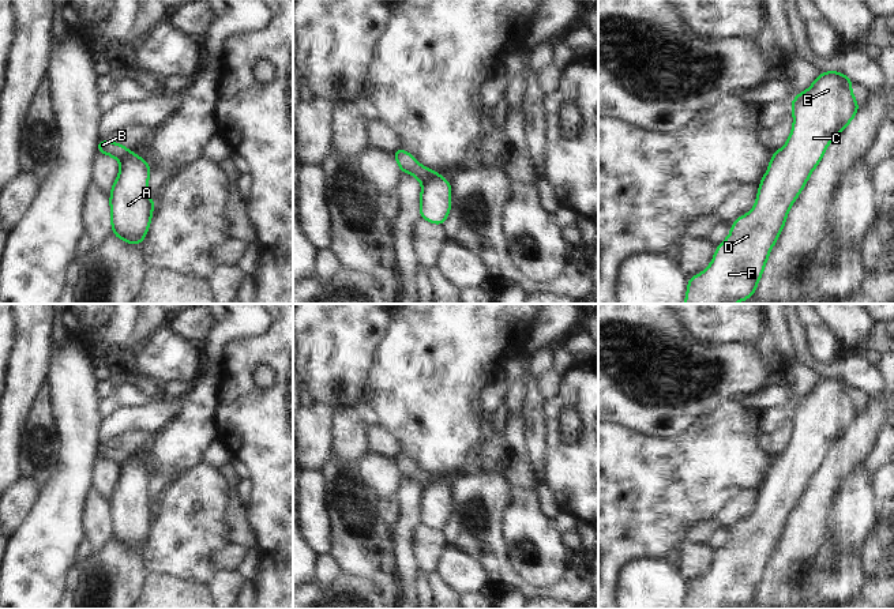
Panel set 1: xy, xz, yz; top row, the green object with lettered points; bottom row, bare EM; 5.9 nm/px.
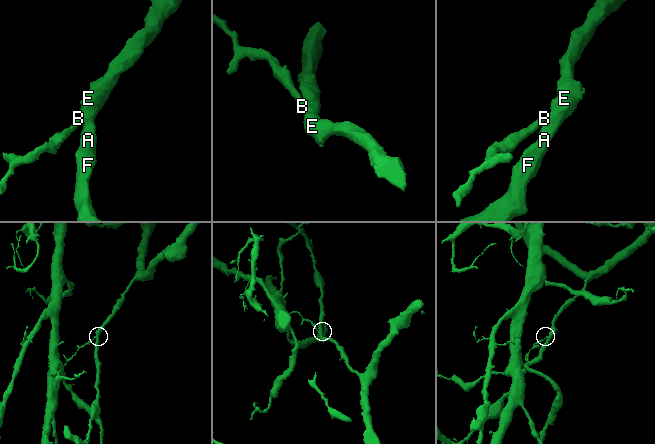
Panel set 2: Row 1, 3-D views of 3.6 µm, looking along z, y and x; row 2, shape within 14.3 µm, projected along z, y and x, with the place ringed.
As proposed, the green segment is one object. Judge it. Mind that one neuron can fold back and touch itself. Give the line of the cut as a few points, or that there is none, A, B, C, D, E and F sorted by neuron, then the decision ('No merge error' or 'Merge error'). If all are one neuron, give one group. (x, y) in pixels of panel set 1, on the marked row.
Split along xz (435, 173), (423, 183). Groups: A C D E F / B. Merge error

